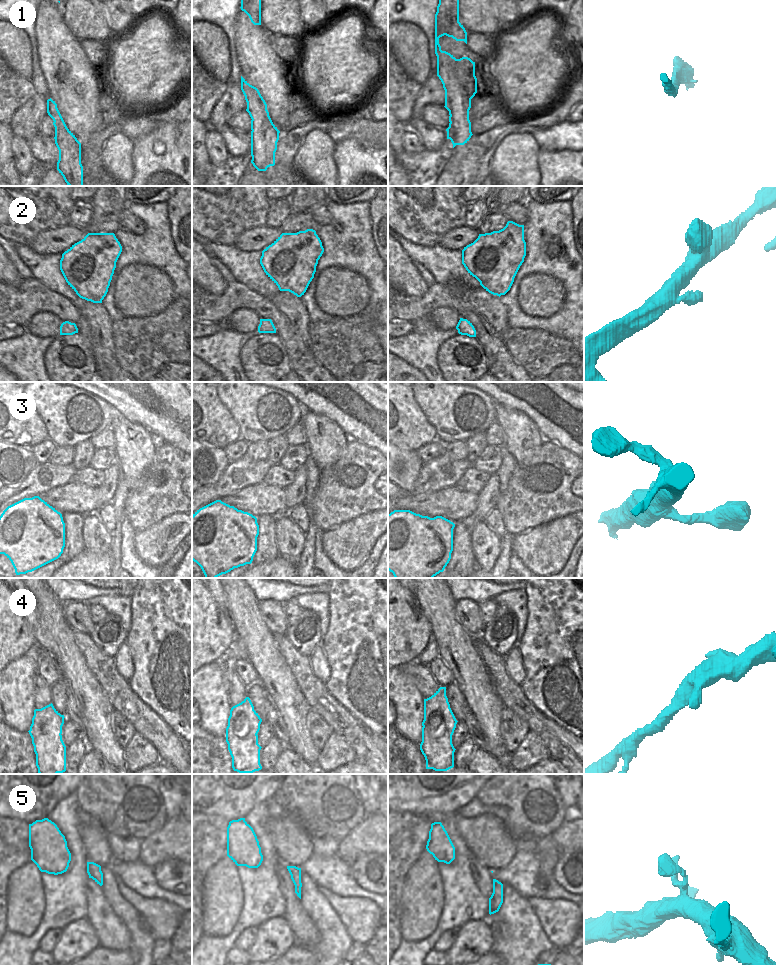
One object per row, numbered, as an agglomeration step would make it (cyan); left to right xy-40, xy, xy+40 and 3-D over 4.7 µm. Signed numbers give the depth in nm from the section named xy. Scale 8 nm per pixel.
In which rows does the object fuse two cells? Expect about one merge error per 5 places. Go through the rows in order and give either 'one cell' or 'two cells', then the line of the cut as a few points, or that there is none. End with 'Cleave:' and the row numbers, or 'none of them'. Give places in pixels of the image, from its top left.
1: two cells; cut xy (251, 120), (252, 129)
2: one cell; cut none
3: one cell; cut none
4: one cell; cut none
5: one cell; cut none
Cleave: 1

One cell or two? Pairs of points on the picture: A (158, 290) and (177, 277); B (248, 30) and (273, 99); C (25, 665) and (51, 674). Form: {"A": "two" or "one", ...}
{"A": "two", "B": "one", "C": "two"}

